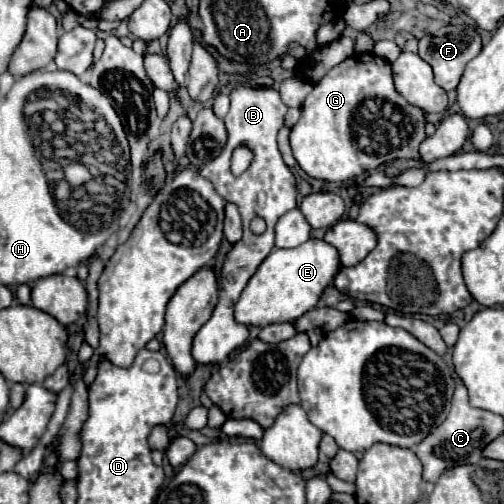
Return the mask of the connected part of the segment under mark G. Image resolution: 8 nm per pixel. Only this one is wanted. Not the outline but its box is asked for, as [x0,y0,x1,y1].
[289,55,425,181]

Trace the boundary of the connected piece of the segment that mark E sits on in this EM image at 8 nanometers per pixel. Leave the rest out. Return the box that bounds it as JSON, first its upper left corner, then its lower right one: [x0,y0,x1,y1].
[235,239,339,327]

